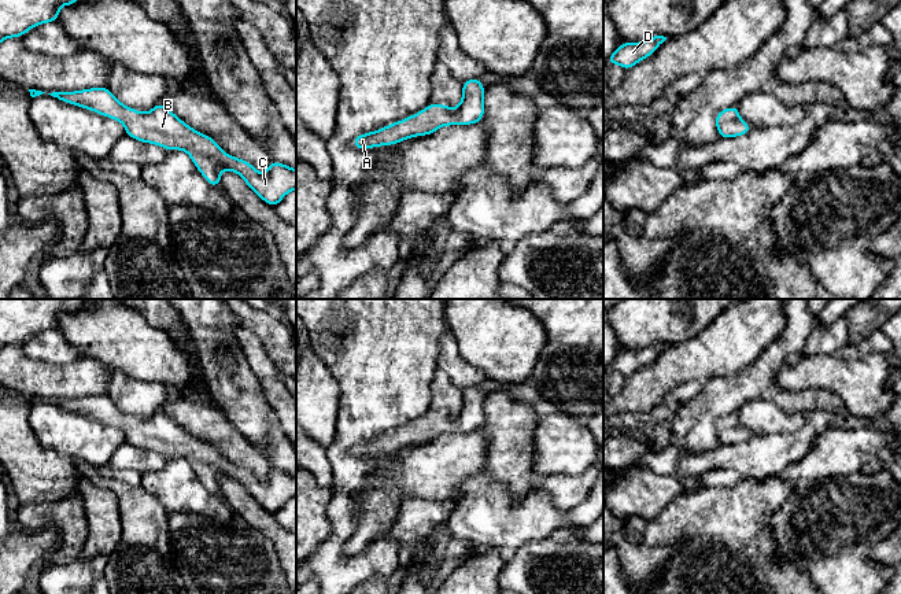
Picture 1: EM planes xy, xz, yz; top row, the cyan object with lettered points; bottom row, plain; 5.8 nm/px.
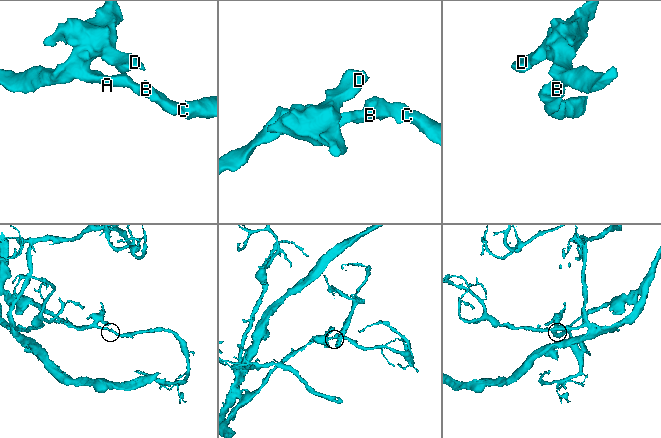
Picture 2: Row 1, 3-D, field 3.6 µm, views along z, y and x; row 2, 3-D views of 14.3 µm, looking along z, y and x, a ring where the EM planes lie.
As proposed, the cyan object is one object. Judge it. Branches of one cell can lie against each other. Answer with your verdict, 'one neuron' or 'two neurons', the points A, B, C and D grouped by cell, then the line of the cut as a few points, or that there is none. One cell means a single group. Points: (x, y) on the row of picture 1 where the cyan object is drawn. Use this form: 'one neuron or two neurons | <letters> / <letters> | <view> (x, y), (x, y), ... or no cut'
one neuron | A B C D | no cut

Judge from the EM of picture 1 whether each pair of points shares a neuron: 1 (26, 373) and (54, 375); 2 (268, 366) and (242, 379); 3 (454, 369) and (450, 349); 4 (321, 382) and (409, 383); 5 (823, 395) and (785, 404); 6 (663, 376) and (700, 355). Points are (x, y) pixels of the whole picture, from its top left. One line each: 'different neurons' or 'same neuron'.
1: same neuron
2: different neurons
3: same neuron
4: different neurons
5: same neuron
6: same neuron

